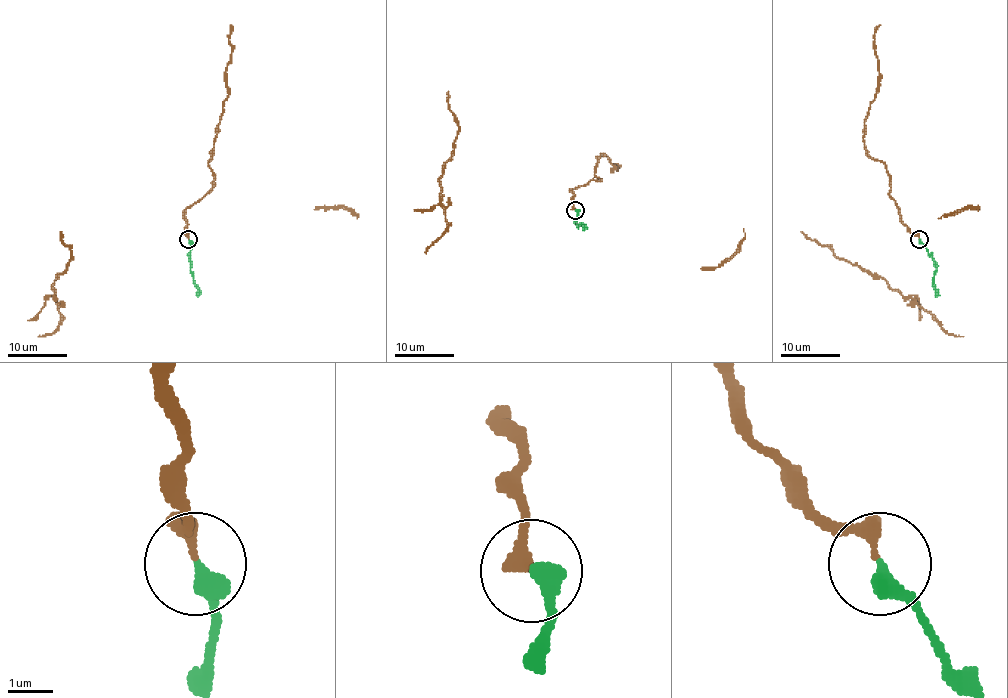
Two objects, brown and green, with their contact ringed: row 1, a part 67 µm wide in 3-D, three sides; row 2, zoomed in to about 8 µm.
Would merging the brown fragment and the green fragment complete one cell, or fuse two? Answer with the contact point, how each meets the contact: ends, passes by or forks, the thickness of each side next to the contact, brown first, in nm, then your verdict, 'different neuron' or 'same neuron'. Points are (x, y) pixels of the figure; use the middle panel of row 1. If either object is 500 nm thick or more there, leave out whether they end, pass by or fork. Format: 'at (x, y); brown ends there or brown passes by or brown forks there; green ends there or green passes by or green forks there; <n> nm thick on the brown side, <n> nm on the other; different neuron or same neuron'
at (575, 210); brown ends there; green ends there; 320 nm thick on the brown side, 420 nm on the other; same neuron

